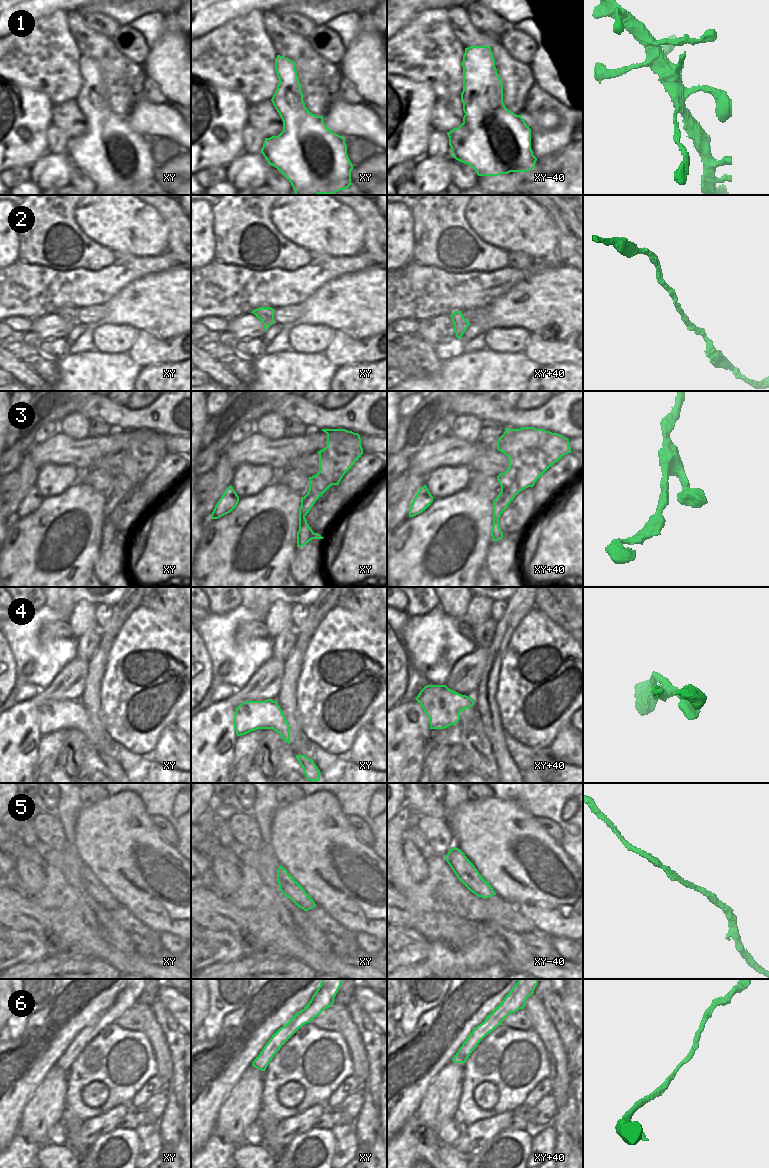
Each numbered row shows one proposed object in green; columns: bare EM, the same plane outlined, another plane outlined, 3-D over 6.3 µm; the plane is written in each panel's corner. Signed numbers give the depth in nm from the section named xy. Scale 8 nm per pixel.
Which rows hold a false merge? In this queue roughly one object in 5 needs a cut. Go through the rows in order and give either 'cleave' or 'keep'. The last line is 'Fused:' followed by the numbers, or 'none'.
1: keep
2: keep
3: keep
4: keep
5: keep
6: keep
Fused: none

